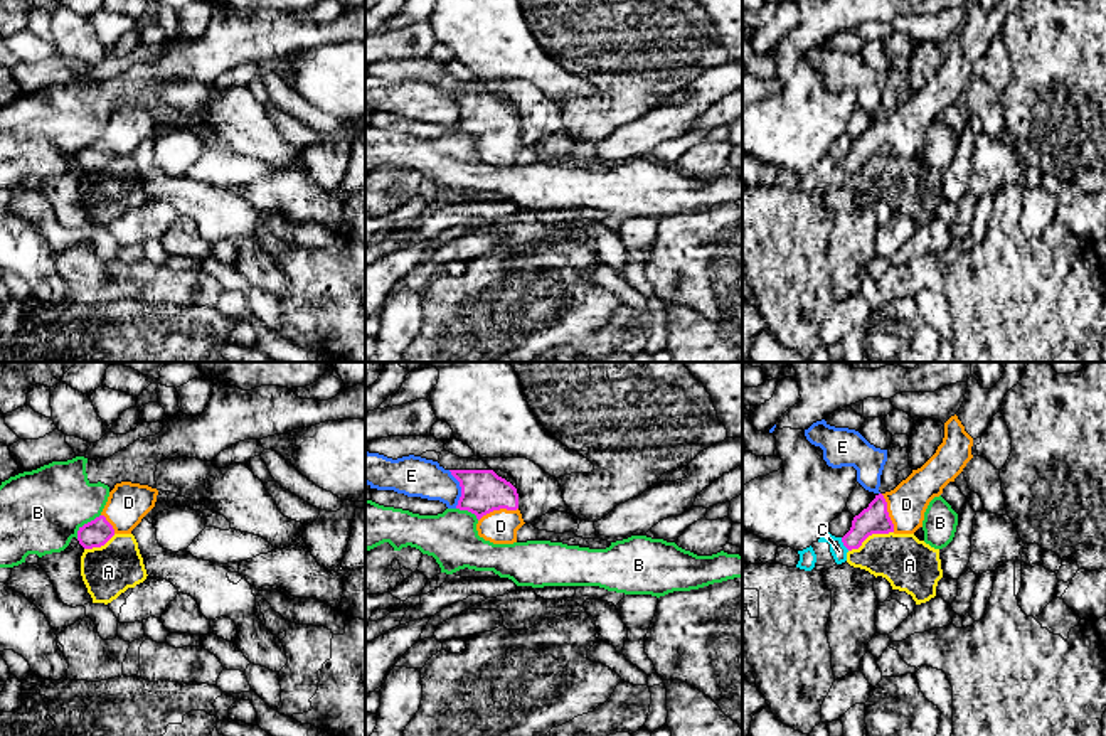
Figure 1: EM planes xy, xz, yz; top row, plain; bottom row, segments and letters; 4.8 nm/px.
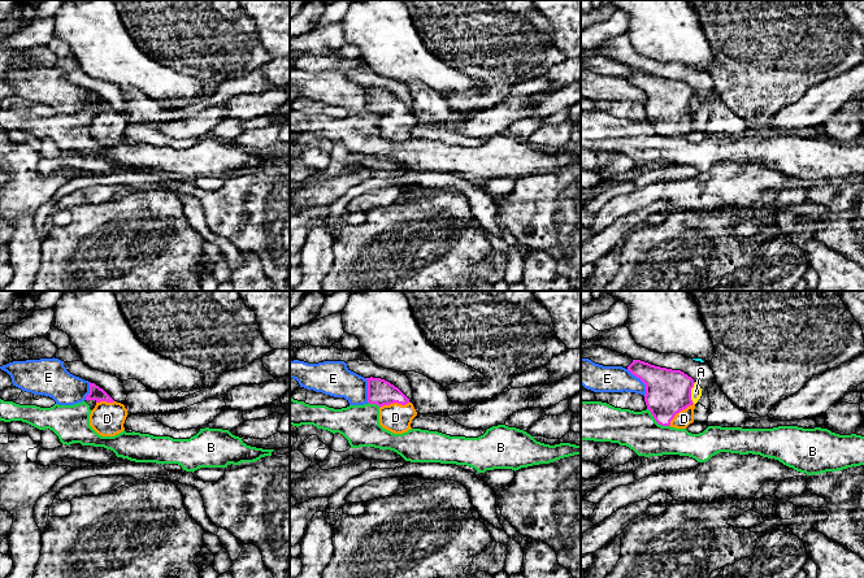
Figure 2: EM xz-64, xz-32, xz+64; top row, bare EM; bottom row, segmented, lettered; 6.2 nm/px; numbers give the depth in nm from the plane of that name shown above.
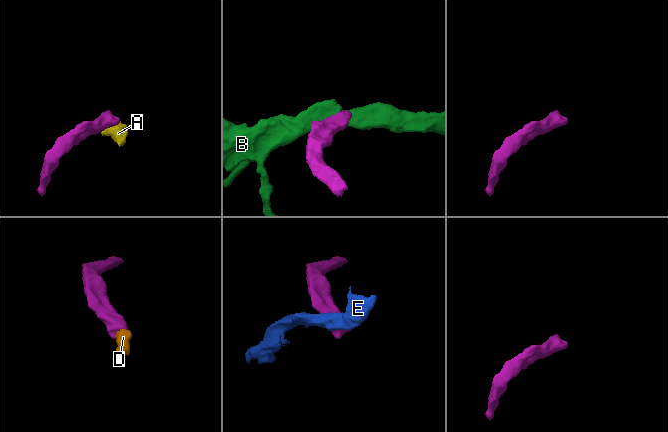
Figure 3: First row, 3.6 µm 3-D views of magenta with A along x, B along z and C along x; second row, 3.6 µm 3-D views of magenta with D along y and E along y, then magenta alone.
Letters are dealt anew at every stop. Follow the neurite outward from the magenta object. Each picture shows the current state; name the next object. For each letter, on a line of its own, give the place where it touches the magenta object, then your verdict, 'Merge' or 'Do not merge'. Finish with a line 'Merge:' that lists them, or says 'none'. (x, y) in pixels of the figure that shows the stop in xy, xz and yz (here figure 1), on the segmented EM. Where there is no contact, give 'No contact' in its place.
A: Touches magenta at yz (871, 534). Do not merge
B: Touches magenta at xy (85, 524). Do not merge
C: Touches magenta at yz (844, 544). Do not merge
D: Touches magenta at xz (497, 509). Merge
E: Touches magenta at xz (462, 489). Do not merge
Merge: D

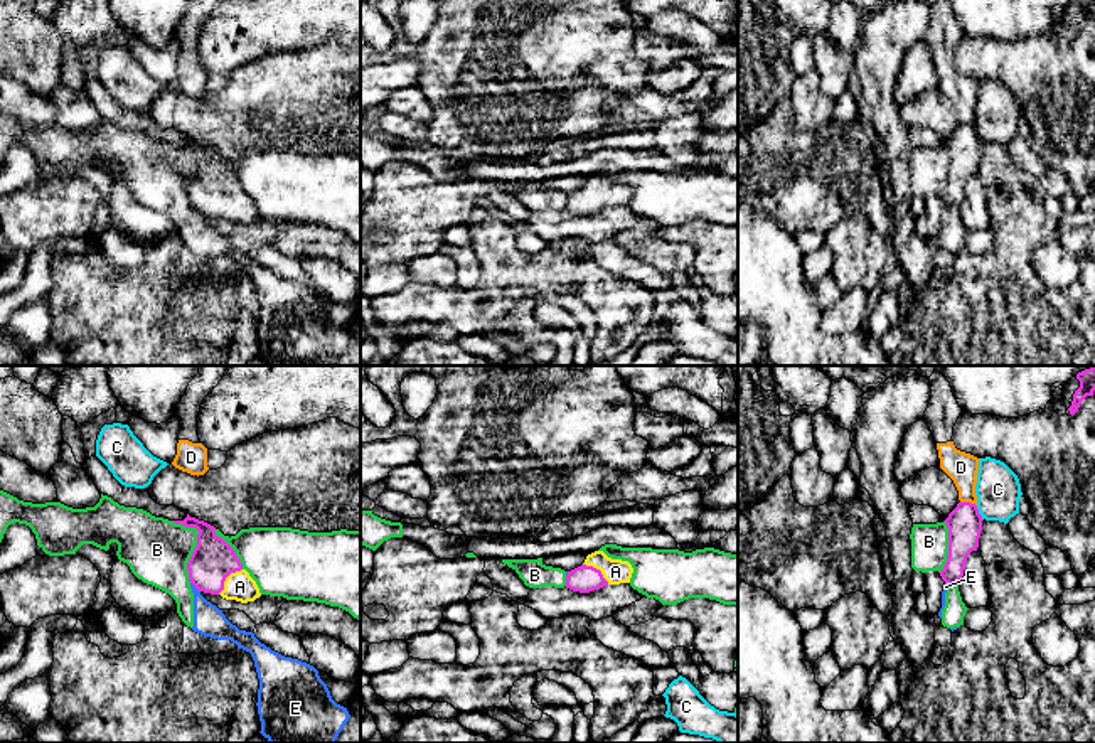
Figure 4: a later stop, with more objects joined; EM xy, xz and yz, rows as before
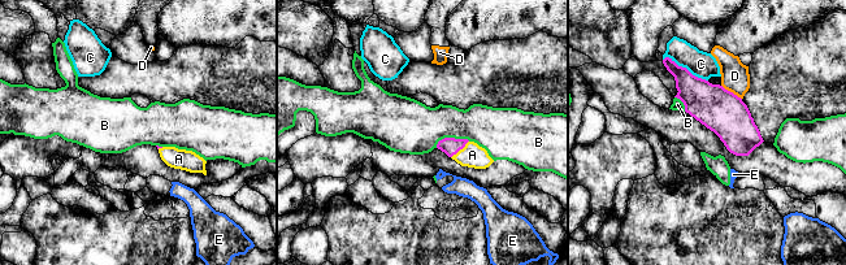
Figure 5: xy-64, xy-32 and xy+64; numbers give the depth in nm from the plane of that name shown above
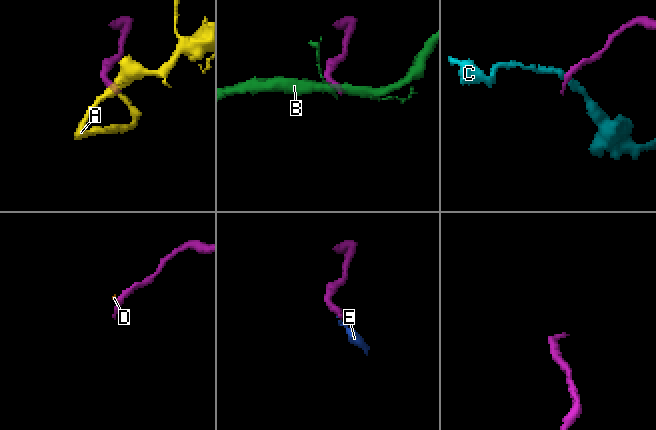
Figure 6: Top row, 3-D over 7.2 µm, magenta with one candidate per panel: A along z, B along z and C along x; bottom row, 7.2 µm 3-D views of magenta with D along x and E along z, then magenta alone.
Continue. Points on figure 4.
A: Touches magenta at xy (226, 577). Merge
B: Touches magenta at xy (197, 541). Do not merge
C: Touches magenta at yz (977, 513). Do not merge
D: Touches magenta at yz (969, 502). Do not merge
E: Touches magenta at xy (192, 583). Do not merge
Merge: A

